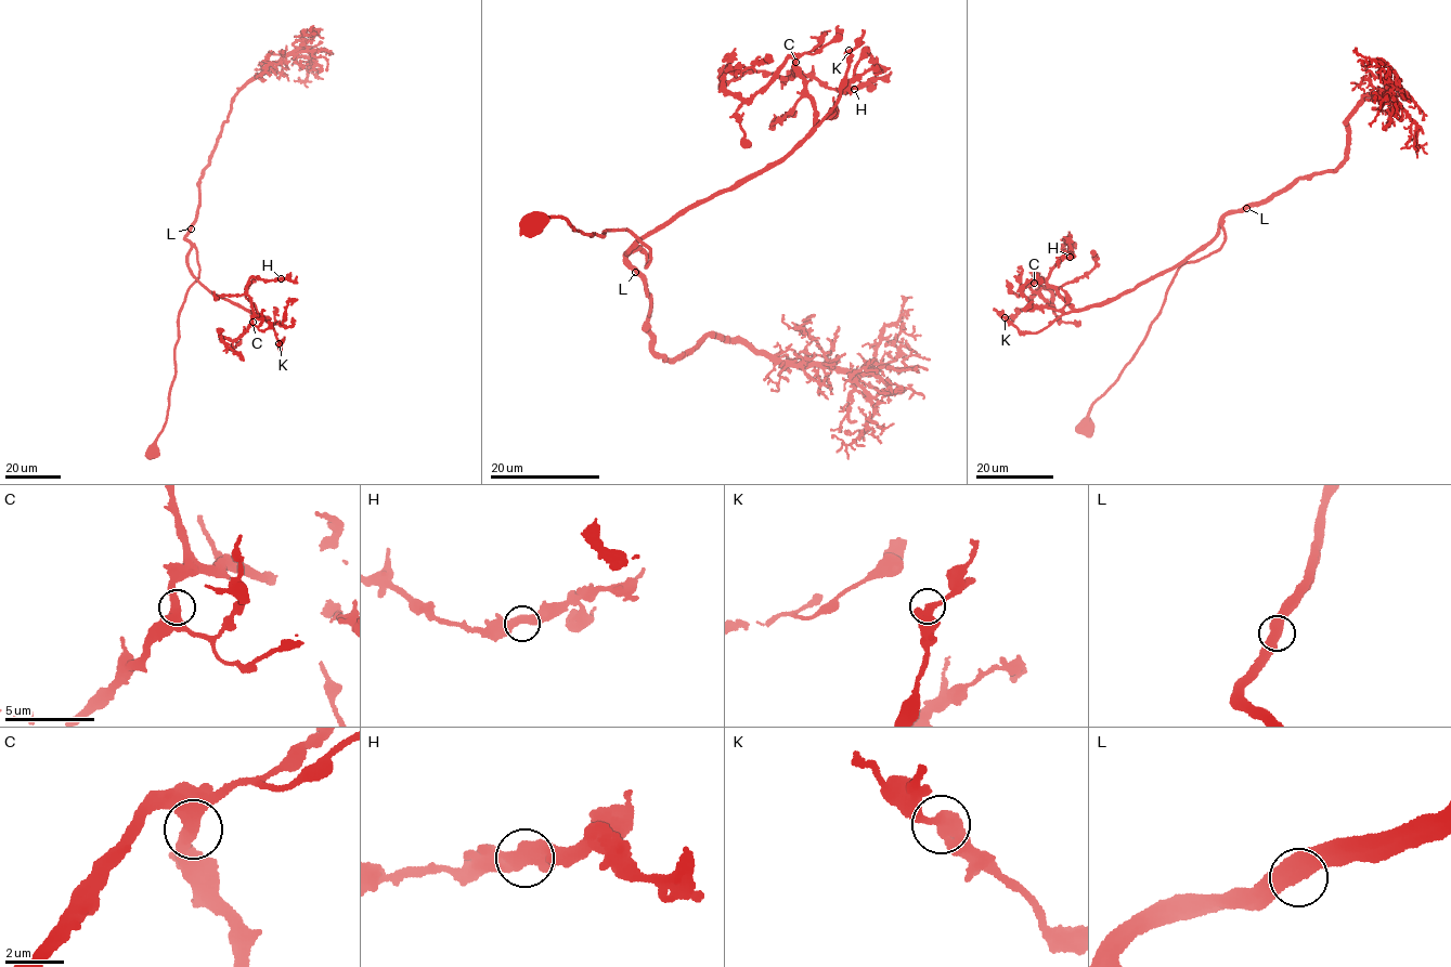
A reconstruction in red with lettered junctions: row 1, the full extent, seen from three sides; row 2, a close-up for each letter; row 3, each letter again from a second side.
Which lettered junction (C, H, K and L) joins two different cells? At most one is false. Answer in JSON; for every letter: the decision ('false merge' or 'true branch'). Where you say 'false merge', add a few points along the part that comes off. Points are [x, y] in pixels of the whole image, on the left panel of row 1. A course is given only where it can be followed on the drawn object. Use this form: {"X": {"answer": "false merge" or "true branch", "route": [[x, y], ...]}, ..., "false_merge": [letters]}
{"C": {"answer": "true branch"}, "H": {"answer": "true branch"}, "K": {"answer": "true branch"}, "L": {"answer": "true branch"}, "false_merge": []}

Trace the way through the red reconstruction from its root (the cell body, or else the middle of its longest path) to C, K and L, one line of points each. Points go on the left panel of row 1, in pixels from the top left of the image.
C: (153, 451), (175, 377), (179, 313), (198, 277), (193, 246), (186, 263), (194, 276), (268, 321), (253, 322)
K: (153, 451), (175, 377), (179, 313), (198, 277), (193, 246), (186, 263), (194, 276), (270, 324), (279, 343)
L: (153, 451), (165, 422), (175, 377), (179, 313), (199, 271), (196, 249), (185, 237), (191, 229)

